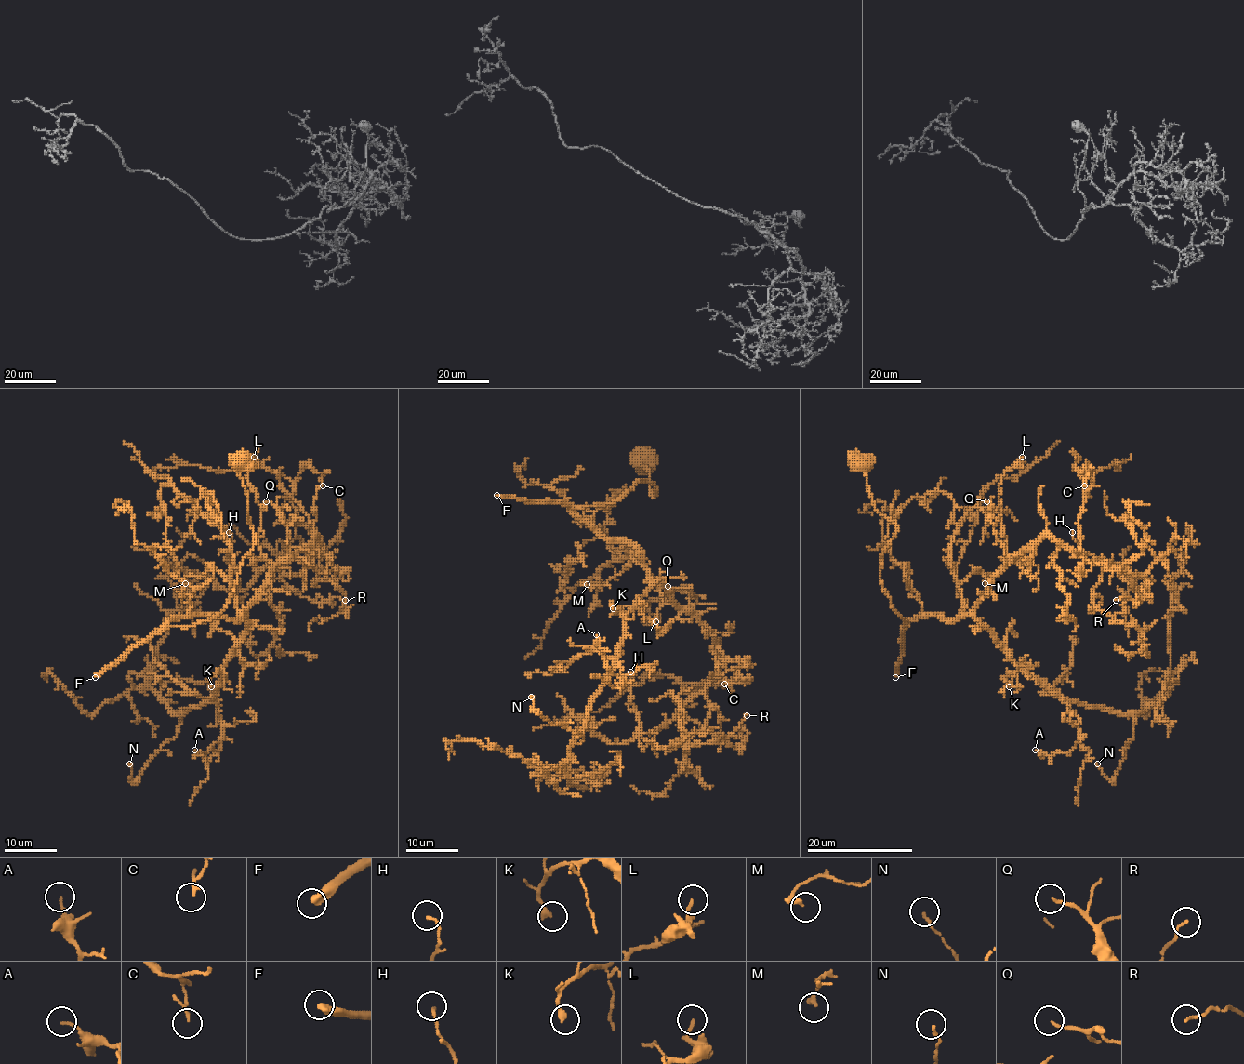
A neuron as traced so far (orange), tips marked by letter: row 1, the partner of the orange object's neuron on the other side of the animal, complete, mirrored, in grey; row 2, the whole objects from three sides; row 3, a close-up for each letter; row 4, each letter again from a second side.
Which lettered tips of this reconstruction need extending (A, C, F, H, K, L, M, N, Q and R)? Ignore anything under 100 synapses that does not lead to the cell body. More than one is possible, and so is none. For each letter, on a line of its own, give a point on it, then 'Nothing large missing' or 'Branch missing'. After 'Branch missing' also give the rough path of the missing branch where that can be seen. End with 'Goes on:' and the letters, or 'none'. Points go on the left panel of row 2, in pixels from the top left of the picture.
A: Place: (194, 750). Nothing large missing
C: Place: (323, 485). Nothing large missing
F: Place: (95, 677). Branch missing
H: Place: (229, 532). Nothing large missing
K: Place: (211, 686). Nothing large missing
L: Place: (254, 457). Nothing large missing
M: Place: (185, 583). Nothing large missing
N: Place: (129, 764). Nothing large missing
Q: Place: (266, 501). Nothing large missing
R: Place: (345, 600). Nothing large missing
Goes on: F

